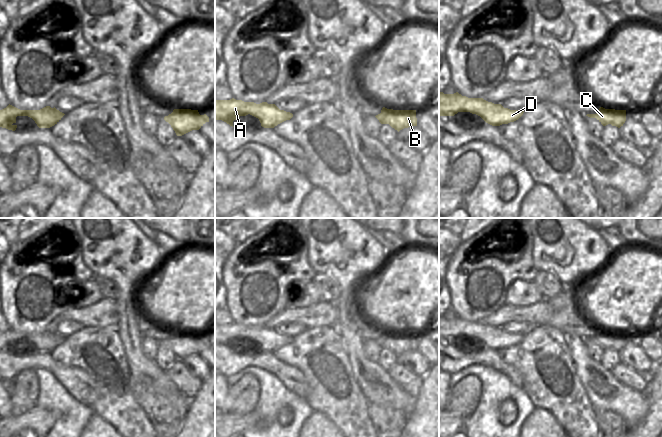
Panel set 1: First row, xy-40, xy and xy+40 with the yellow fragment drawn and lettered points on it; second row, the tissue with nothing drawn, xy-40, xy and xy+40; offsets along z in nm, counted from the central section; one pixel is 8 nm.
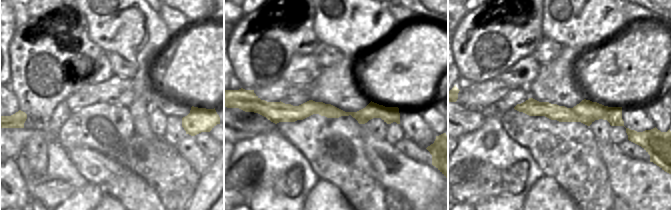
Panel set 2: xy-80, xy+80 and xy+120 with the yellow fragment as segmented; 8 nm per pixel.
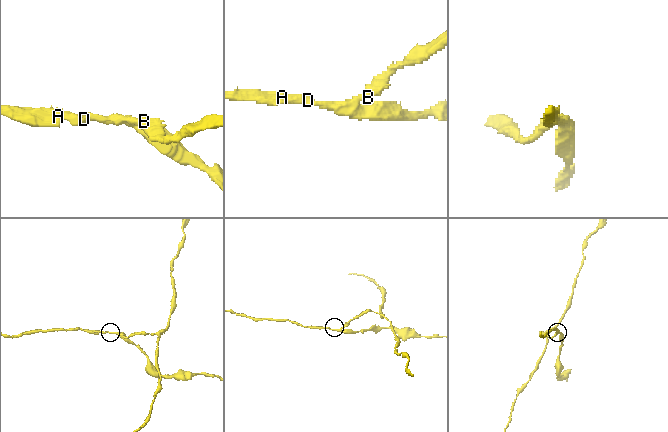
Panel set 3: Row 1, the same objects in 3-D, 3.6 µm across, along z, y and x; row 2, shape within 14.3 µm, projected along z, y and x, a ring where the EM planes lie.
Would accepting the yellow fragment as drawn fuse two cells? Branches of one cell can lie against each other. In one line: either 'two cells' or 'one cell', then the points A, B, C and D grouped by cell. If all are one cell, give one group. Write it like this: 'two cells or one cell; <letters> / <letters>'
two cells; A C D / B

